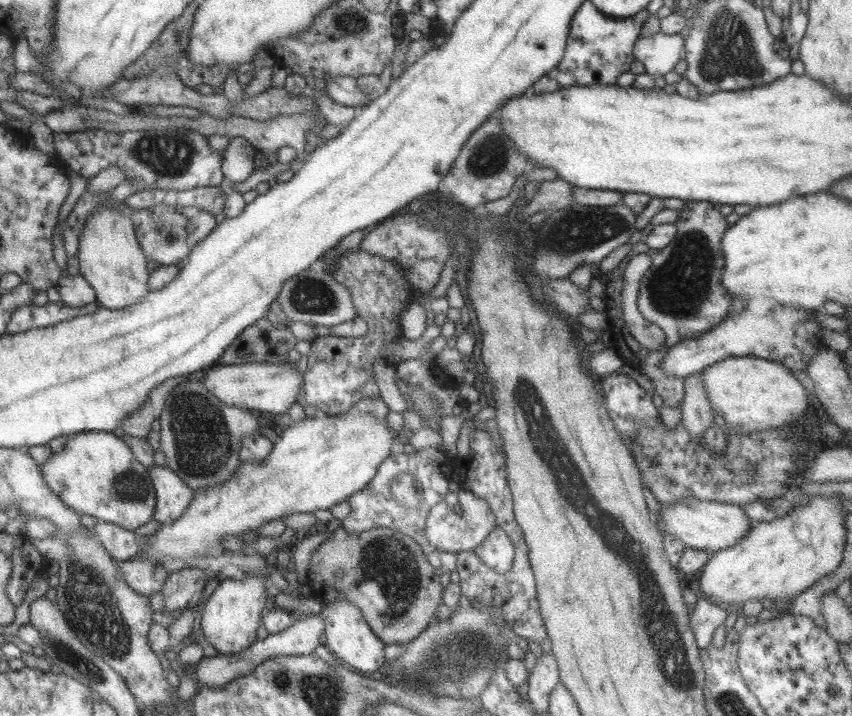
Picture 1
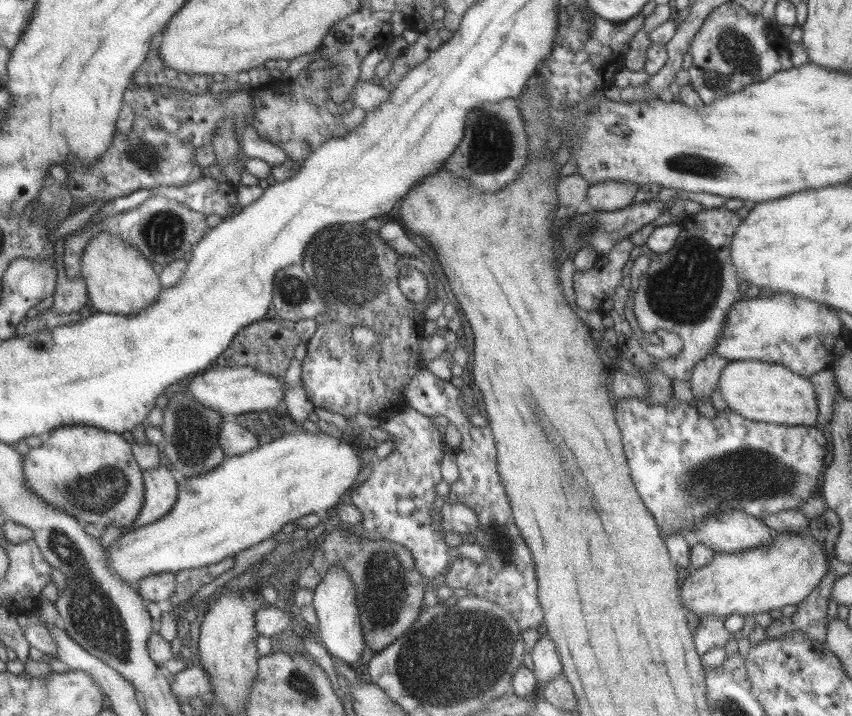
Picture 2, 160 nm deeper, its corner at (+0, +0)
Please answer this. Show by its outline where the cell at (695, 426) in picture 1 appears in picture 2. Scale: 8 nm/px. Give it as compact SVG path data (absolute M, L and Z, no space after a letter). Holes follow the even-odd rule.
M707 355L698 360L690 376L690 387L694 394L694 406L703 398L709 398L718 386L720 370L728 363L722 356Z

